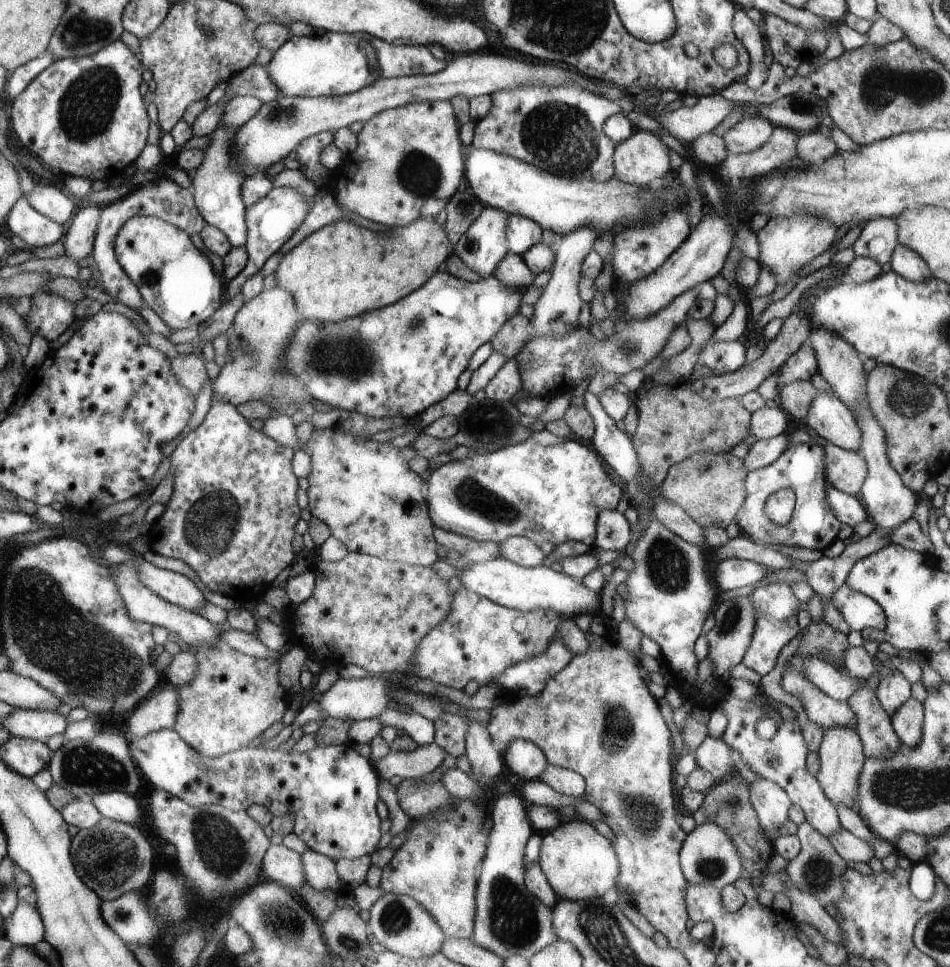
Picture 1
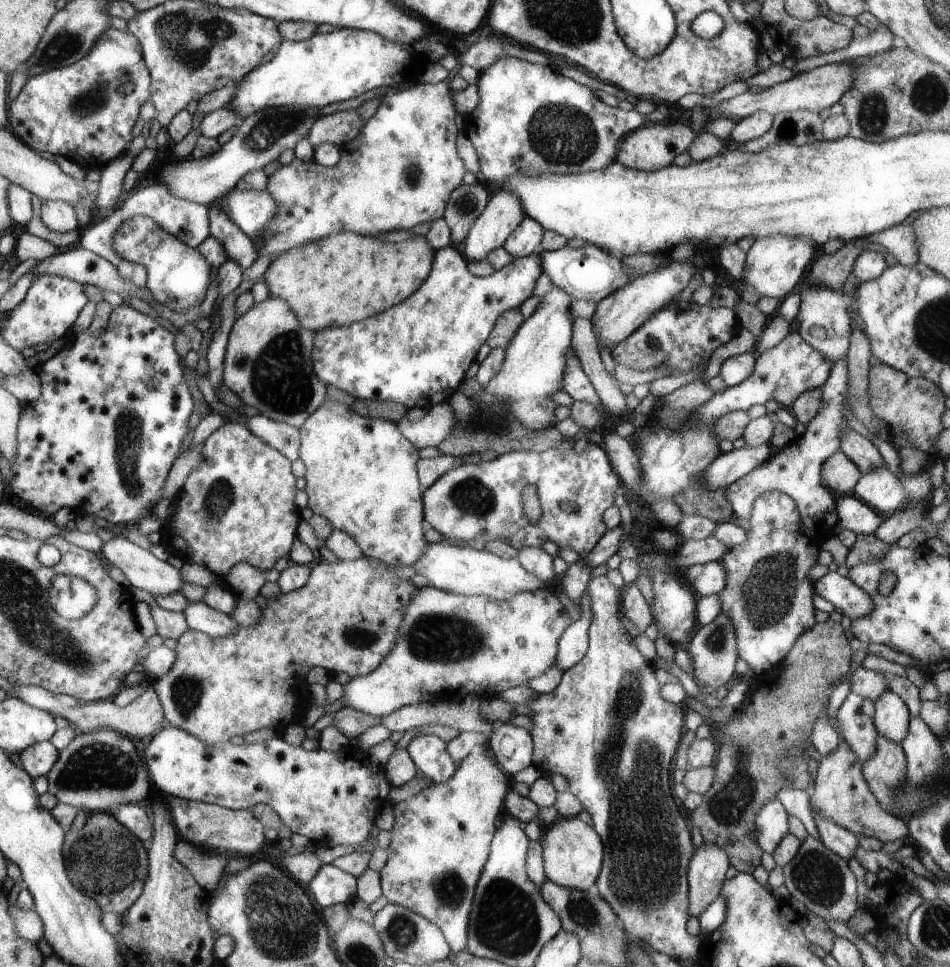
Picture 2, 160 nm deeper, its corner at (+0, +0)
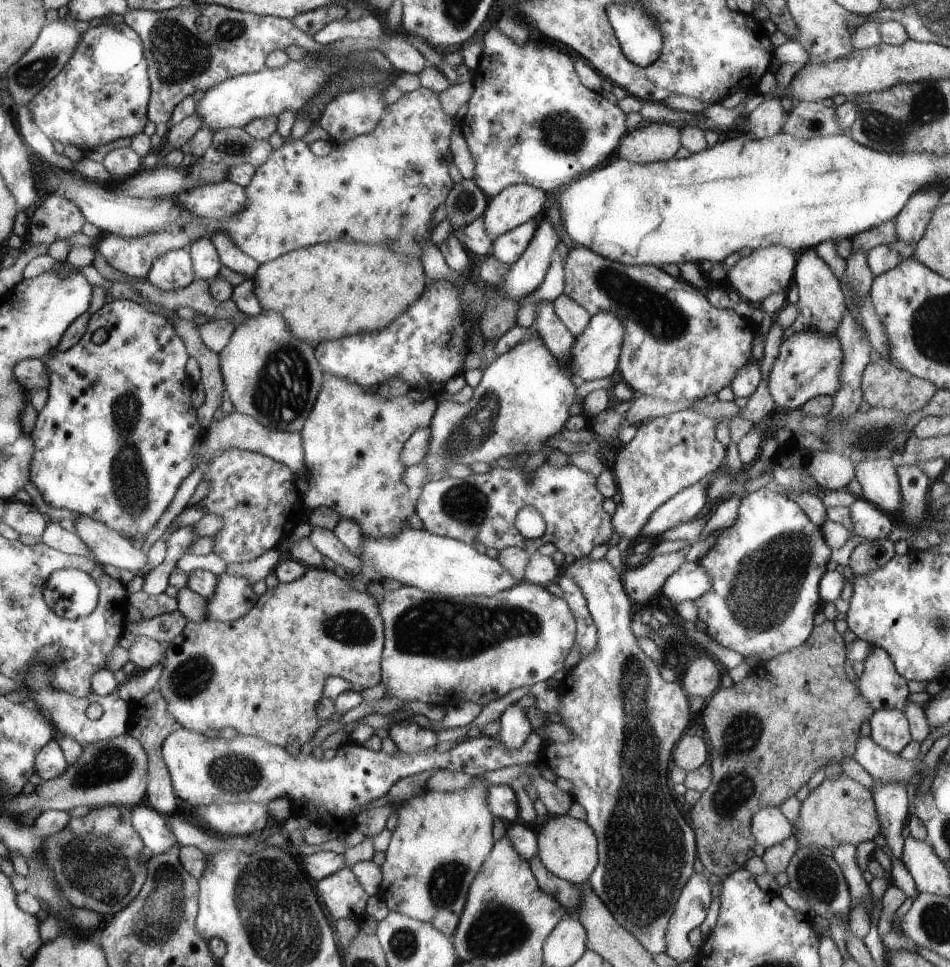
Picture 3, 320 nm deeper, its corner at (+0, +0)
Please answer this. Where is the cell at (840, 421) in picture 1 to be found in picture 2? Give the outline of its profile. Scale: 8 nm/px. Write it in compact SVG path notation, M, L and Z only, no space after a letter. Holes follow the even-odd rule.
M846 426L846 432L842 434L839 451L861 468L862 475L870 472L872 468L885 466L876 446L849 426Z

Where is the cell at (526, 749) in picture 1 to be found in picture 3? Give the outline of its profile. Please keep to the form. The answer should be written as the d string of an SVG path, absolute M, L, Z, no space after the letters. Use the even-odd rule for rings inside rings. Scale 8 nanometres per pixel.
M512 703L499 717L501 732L498 737L509 749L521 747L533 731L526 711L527 709L520 707L517 703Z

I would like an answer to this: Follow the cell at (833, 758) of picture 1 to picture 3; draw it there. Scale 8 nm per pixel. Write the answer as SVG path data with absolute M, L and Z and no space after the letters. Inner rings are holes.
M846 773L838 778L825 778L809 796L801 802L800 820L795 834L798 842L806 842L807 847L829 848L834 850L838 844L862 844L873 841L881 834L883 824L879 817L873 794Z

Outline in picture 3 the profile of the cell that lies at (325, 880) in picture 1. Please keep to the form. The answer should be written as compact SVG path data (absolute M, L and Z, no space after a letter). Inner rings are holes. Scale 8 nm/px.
M348 866L322 880L319 880L317 891L322 902L325 903L326 908L330 909L331 916L334 920L350 918L353 921L359 922L366 914L365 910L368 908L370 896L366 890L362 888L362 885L358 880L356 880L354 873L348 868Z

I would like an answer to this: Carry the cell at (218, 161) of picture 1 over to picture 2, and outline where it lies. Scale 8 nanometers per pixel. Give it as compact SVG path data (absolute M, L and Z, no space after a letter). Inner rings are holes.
M216 201L208 210L210 235L220 240L225 246L228 260L238 262L244 269L250 268L260 257L256 244L237 223L222 210L222 206Z

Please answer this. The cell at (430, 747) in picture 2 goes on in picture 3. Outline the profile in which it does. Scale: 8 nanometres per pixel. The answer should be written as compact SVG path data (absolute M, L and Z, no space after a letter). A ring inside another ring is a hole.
M403 720L388 729L389 737L394 741L398 750L407 753L421 753L435 749L439 744L436 732L422 727L416 722Z

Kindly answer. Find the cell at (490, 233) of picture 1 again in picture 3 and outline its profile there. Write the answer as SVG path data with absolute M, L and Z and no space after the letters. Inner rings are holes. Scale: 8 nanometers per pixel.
M524 183L507 186L488 201L482 216L487 233L496 238L536 219L548 200L546 193Z

